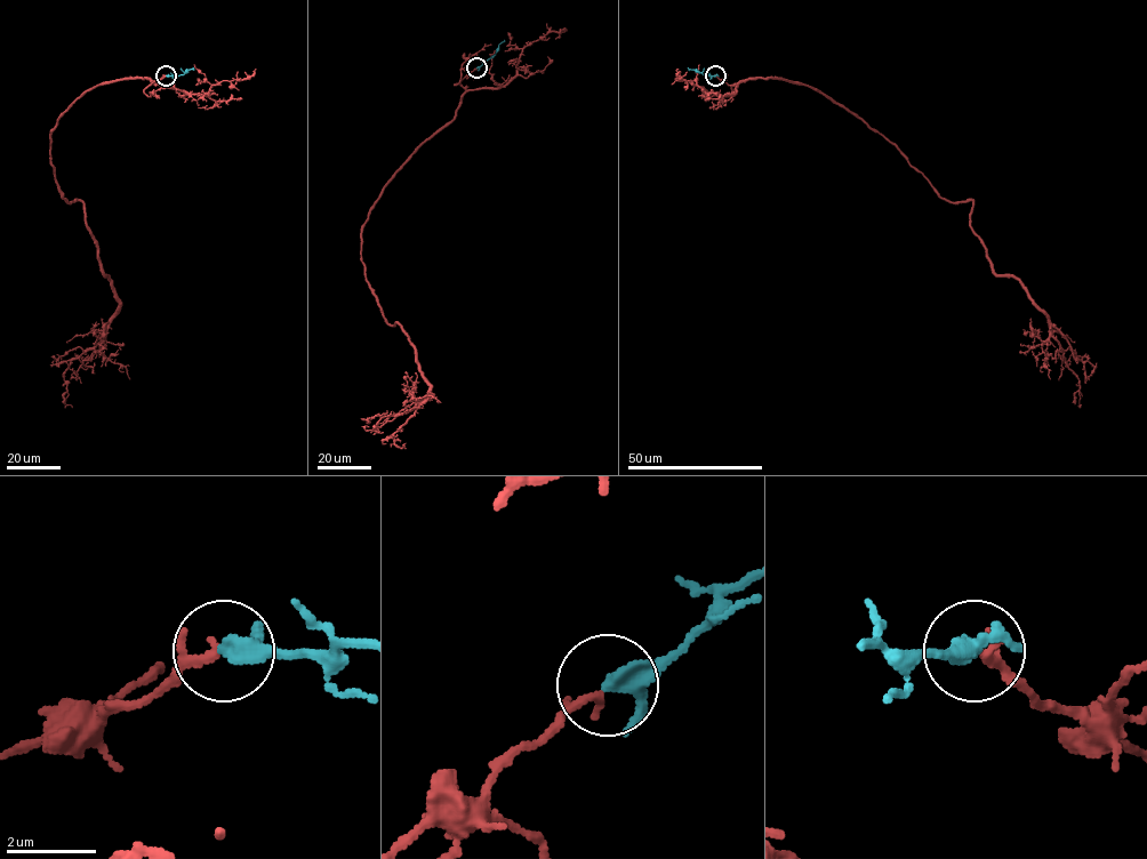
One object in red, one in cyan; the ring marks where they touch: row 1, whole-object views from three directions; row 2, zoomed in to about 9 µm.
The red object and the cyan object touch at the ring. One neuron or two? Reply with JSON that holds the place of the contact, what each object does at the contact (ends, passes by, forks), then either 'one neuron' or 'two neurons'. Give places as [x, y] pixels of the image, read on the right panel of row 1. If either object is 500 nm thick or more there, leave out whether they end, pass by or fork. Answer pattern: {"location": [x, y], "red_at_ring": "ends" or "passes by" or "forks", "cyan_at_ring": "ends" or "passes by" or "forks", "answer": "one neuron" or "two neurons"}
{"location": [715, 75], "red_at_ring": "passes by", "cyan_at_ring": "passes by", "answer": "one neuron"}

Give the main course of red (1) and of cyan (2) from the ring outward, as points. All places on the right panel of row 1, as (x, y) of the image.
1: (715, 75), (816, 88), (940, 197), (972, 200), (991, 269), (1047, 315), (1080, 407)
2: (715, 75), (688, 67)

